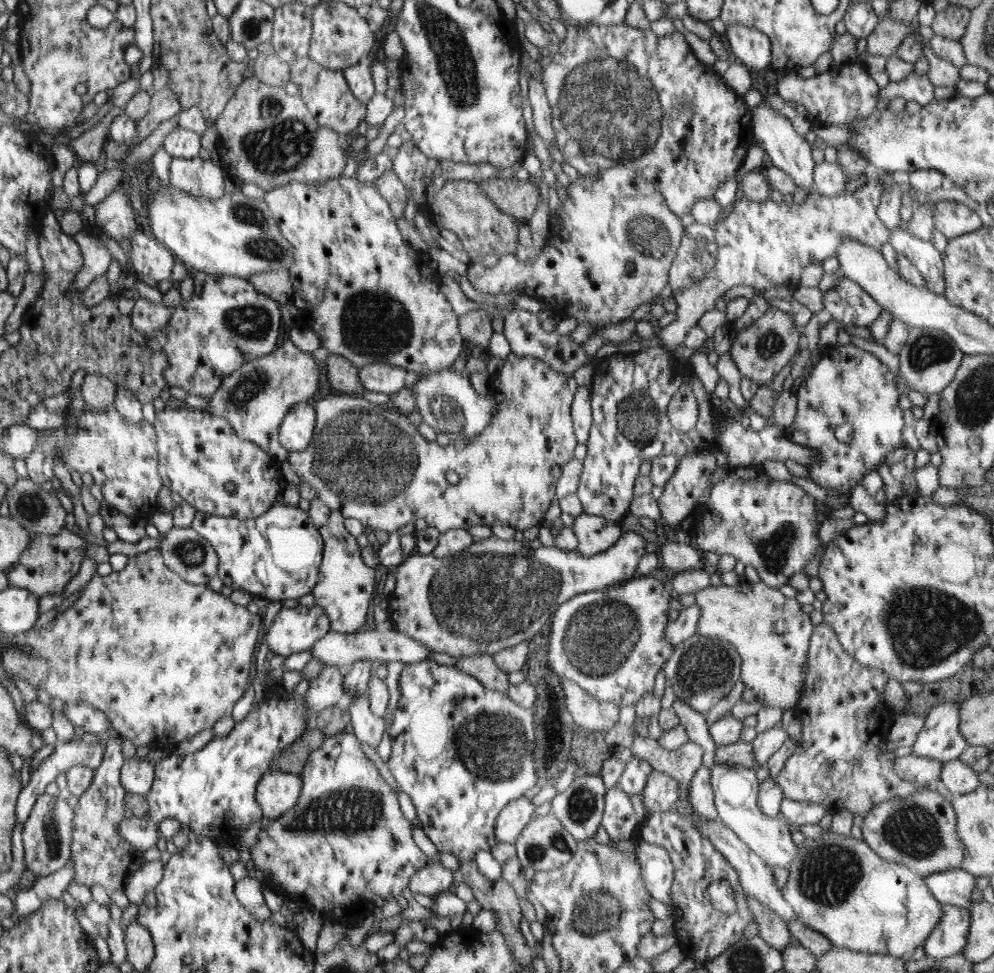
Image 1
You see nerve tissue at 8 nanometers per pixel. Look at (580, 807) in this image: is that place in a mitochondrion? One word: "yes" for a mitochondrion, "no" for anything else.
yes

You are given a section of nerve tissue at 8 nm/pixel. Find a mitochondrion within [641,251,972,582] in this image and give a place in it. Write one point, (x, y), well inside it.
(776, 550)

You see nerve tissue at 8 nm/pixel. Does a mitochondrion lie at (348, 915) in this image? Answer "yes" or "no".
no

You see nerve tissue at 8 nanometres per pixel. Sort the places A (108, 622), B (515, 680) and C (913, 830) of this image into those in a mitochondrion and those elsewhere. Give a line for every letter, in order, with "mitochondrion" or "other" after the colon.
A: other
B: other
C: mitochondrion

